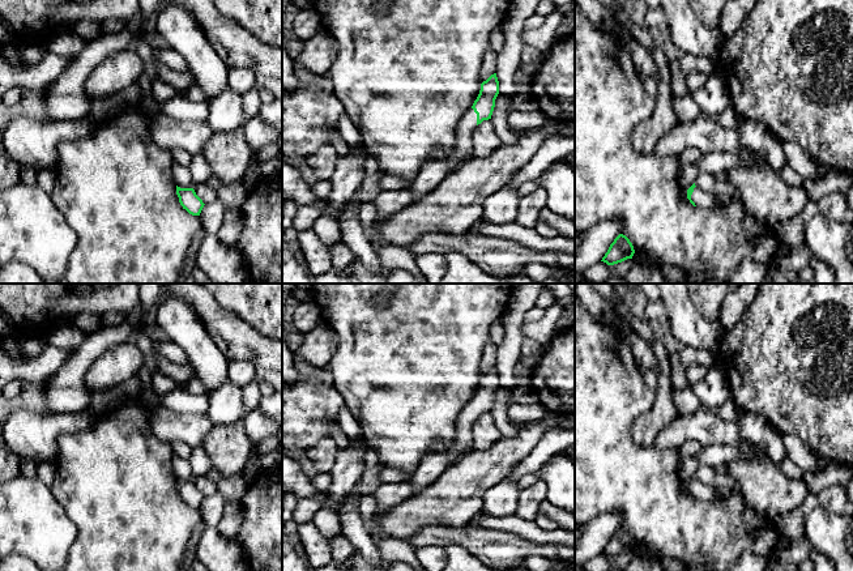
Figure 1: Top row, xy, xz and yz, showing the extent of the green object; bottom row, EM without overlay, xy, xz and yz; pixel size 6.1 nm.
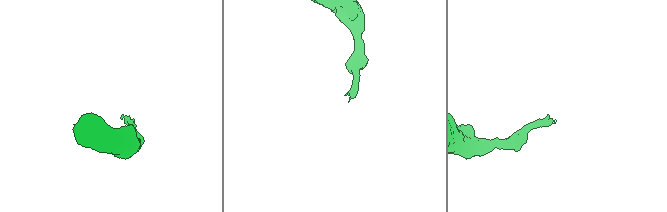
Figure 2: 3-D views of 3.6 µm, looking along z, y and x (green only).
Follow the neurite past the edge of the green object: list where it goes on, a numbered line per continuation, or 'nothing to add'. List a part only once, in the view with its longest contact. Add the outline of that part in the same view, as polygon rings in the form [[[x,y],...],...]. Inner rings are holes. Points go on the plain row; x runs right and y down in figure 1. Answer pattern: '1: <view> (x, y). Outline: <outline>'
1: yz (702, 491). Outline: [[[695,480],[691,487],[691,493],[695,495],[698,500],[715,500],[715,499],[728,499],[733,495],[739,494],[739,489],[737,491],[717,491],[715,486],[708,486]]]

